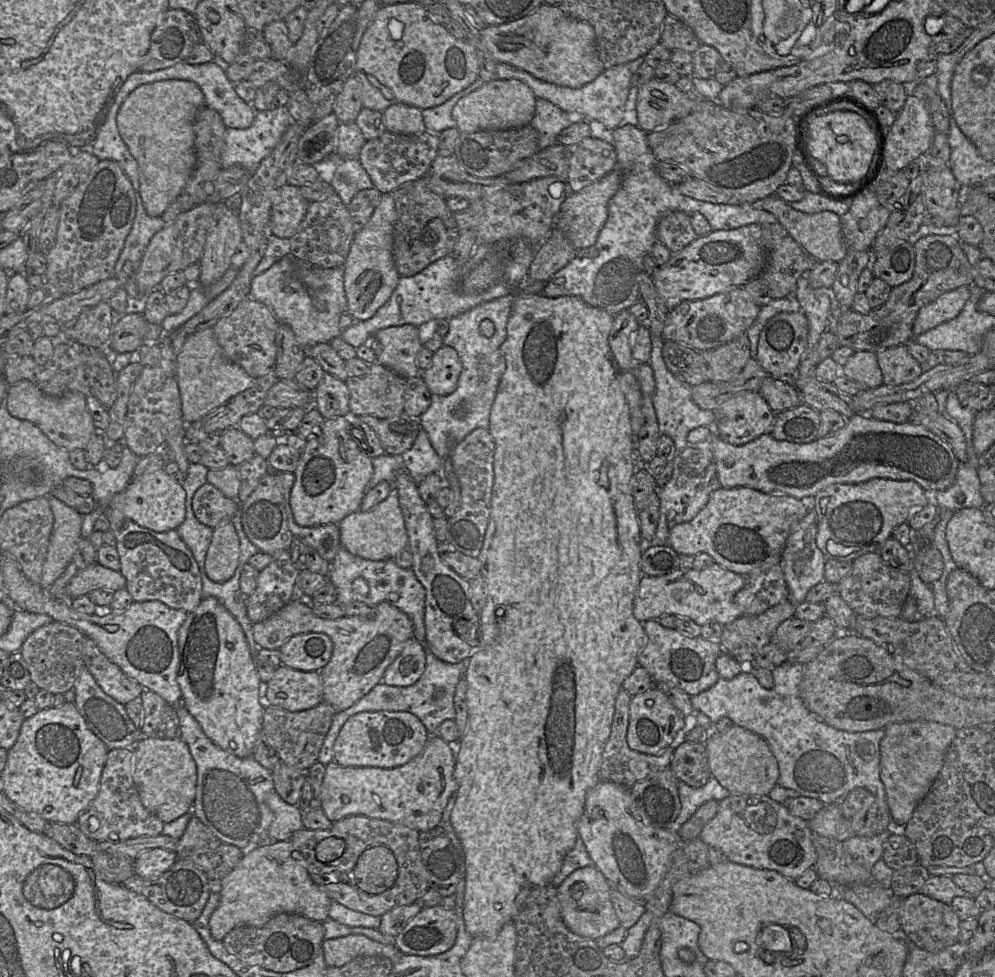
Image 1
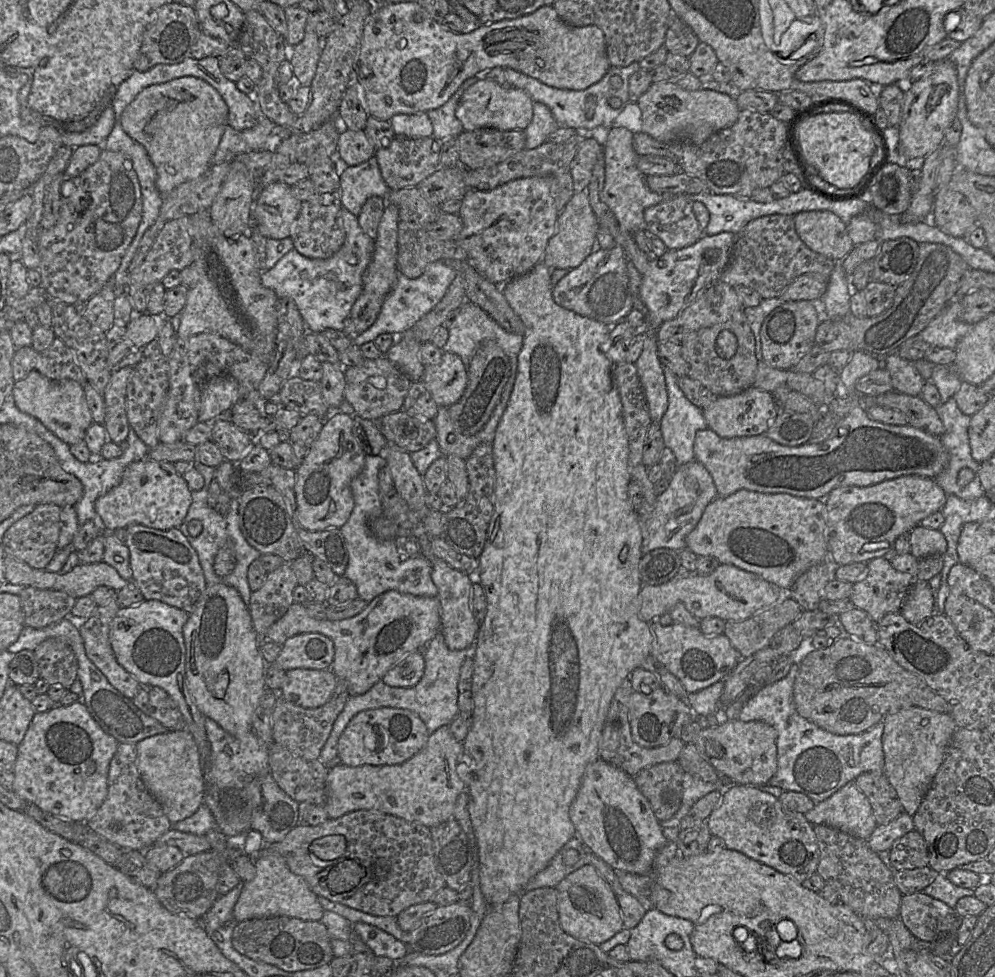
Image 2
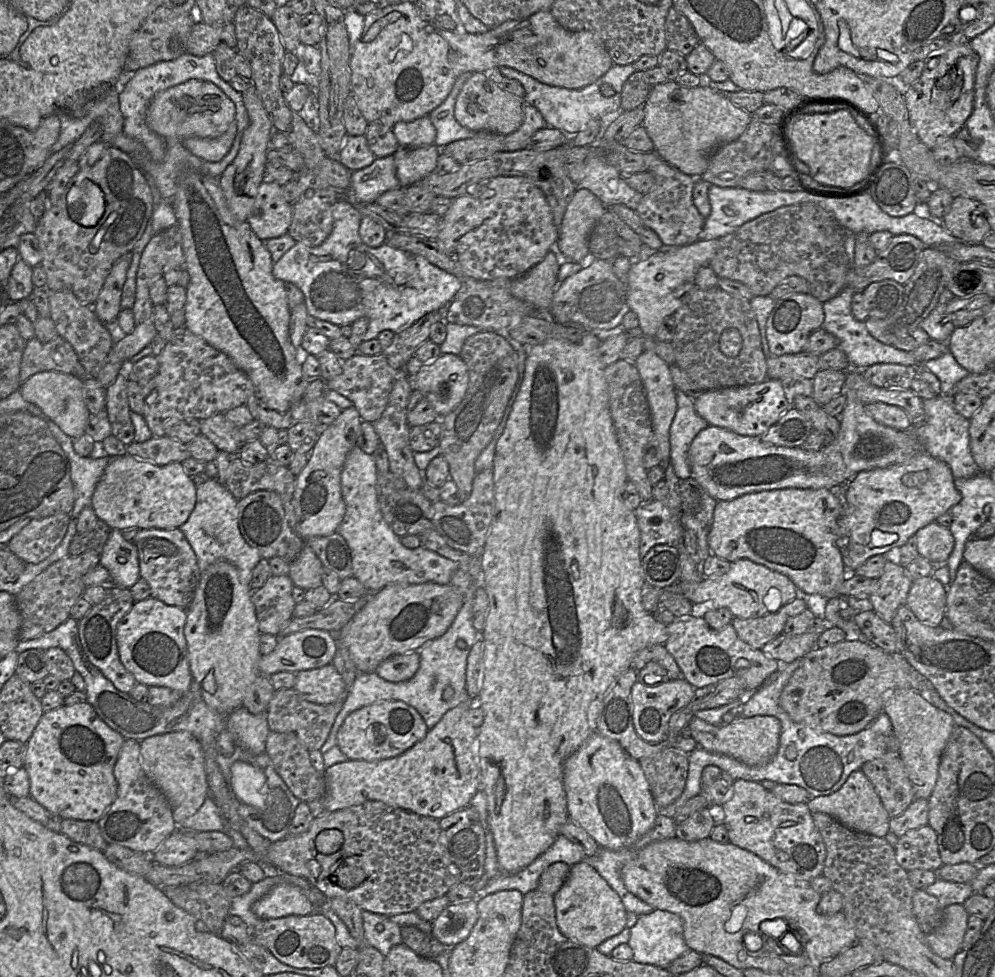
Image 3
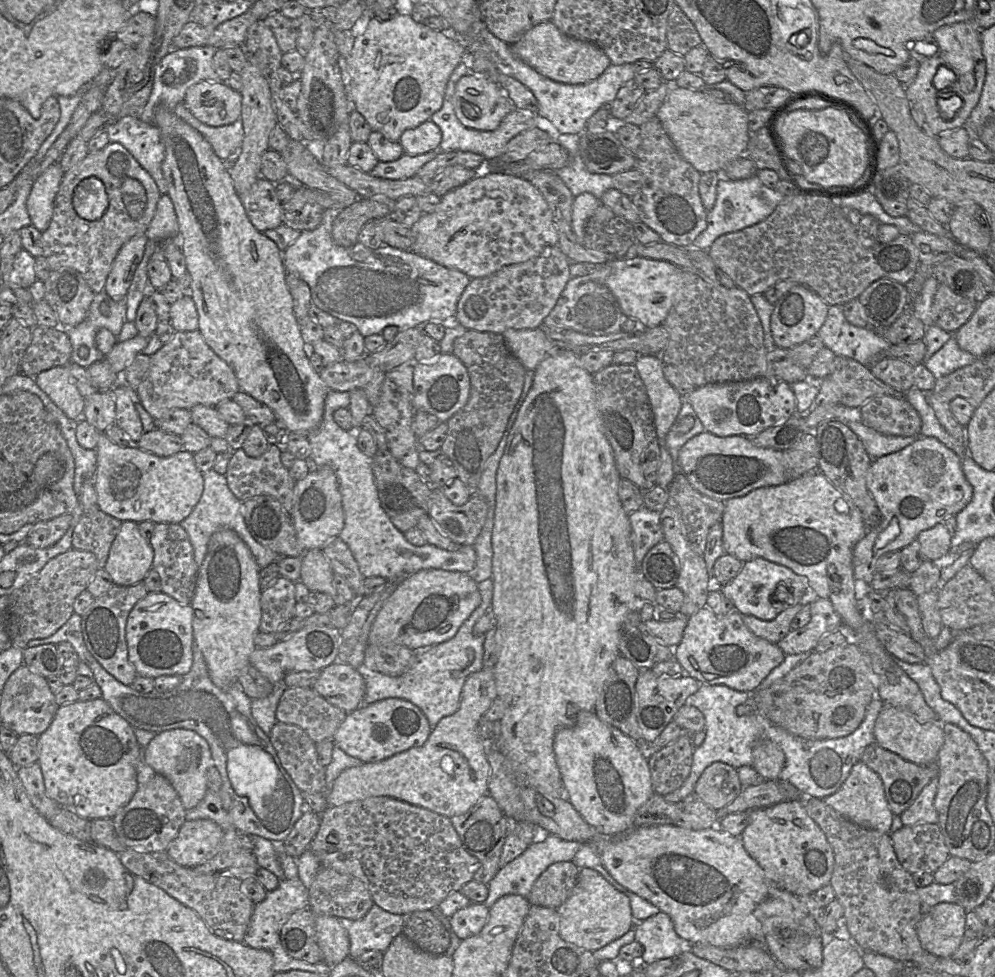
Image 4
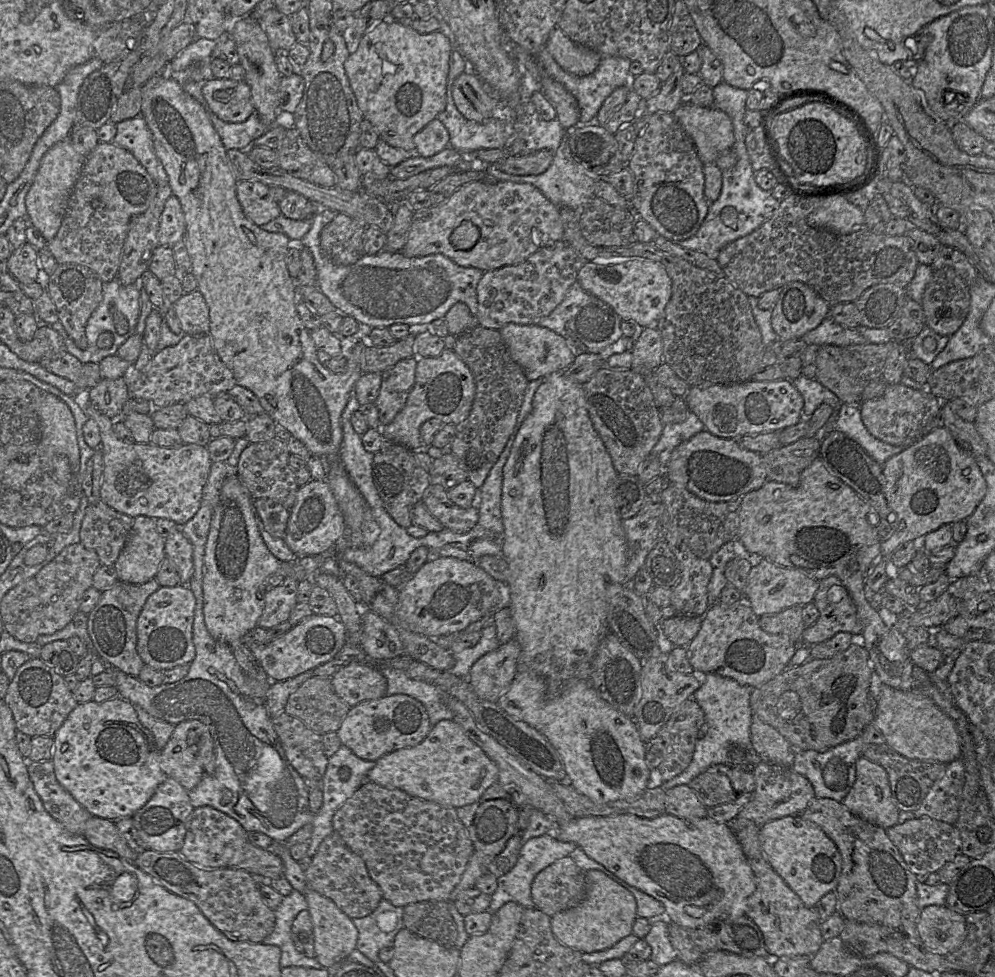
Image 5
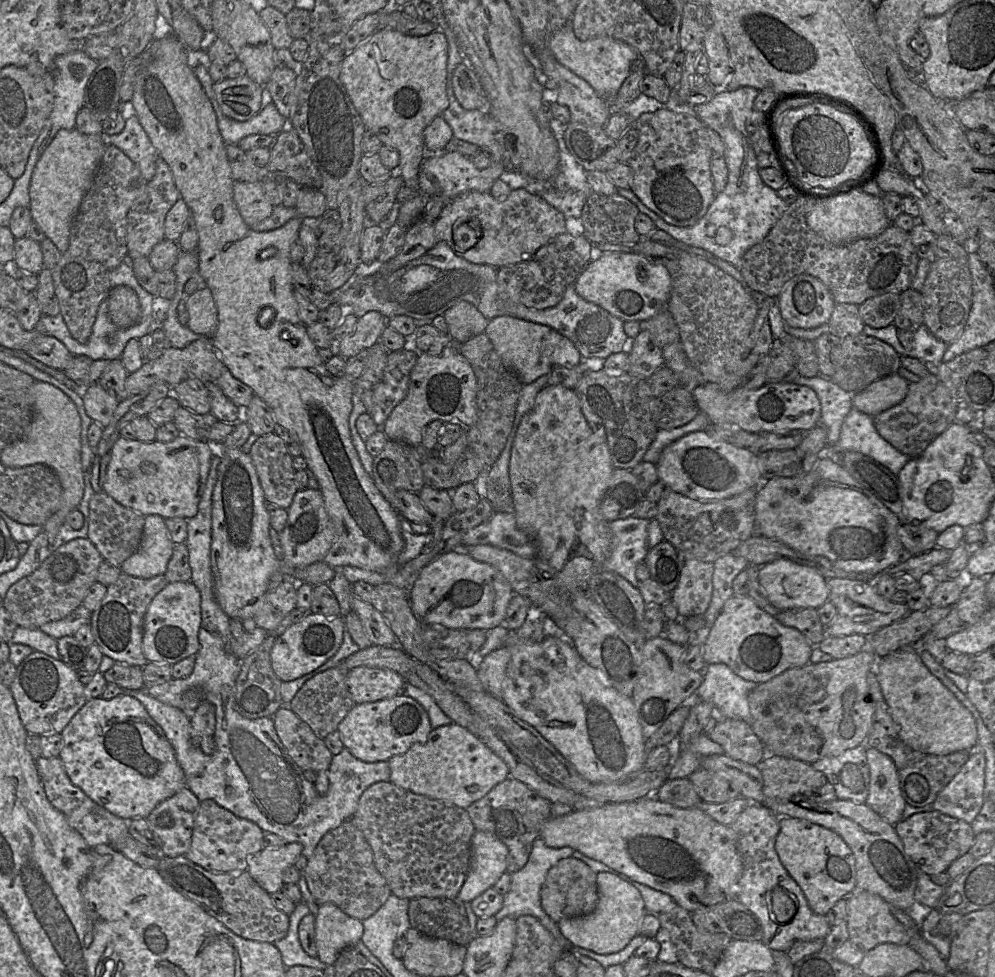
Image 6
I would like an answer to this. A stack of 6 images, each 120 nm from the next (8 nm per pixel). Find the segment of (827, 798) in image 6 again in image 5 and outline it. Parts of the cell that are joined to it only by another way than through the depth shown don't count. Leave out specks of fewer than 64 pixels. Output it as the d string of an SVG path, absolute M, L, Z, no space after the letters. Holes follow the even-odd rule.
M760 760L753 770L755 789L752 798L736 817L746 818L759 826L788 815L802 813L815 798L811 782L803 775L795 772L792 767Z

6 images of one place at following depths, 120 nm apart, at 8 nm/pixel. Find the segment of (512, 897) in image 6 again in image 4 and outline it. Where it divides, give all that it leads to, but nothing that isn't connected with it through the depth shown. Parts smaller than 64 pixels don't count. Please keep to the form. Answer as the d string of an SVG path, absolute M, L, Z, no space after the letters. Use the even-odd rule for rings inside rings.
M550 833L544 834L531 843L522 854L500 868L487 884L489 893L484 905L489 909L500 897L509 894L527 898L535 881L550 865L561 861L572 861L580 846L579 842L567 841Z

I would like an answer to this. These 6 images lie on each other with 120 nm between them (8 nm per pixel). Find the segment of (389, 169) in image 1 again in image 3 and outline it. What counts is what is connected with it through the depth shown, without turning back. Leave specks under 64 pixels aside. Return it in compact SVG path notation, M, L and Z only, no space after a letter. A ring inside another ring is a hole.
M434 143L419 147L399 146L394 152L396 176L401 187L418 183L435 172L440 148Z

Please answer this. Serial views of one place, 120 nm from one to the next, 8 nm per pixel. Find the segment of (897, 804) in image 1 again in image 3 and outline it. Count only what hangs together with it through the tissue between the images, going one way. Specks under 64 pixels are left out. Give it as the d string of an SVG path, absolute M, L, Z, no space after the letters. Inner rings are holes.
M900 688L890 692L884 702L900 755L913 784L915 799L928 799L938 779L939 764L955 723L950 714L926 701L913 689Z

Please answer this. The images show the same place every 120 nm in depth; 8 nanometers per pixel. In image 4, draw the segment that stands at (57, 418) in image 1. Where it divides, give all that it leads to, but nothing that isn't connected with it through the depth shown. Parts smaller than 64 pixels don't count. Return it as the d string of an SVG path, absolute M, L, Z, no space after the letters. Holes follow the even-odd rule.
M67 366L41 372L35 377L35 382L68 418L78 423L84 420L85 398L80 394Z

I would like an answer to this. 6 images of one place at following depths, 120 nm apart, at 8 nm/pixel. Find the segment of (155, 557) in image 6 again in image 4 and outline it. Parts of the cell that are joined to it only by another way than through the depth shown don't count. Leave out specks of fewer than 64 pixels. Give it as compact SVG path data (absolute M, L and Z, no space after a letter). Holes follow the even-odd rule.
M124 521L111 545L109 556L103 569L109 573L115 585L131 586L144 580L147 573L152 569L153 558L153 548L149 540L141 535L138 523Z

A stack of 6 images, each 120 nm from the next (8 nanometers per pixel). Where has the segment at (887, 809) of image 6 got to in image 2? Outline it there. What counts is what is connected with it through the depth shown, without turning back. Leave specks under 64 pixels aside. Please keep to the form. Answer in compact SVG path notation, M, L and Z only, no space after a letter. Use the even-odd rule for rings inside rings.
M854 781L844 785L826 800L816 803L804 815L813 825L828 825L866 840L878 826L869 800Z

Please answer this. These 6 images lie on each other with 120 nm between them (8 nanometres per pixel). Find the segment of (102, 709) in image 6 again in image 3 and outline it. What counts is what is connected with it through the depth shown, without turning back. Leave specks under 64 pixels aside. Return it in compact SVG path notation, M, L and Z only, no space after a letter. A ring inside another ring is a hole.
M86 701L44 711L26 742L23 767L30 779L30 797L62 819L98 821L116 798L114 766L124 741L123 736L102 721L93 706Z

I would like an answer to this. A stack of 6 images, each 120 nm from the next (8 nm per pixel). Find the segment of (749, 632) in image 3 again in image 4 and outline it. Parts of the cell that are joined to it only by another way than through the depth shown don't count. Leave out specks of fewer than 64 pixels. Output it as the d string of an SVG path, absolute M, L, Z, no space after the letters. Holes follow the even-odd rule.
M801 603L794 604L784 609L772 620L761 620L752 615L742 615L742 619L754 635L771 643L778 643L791 631L791 622L796 614L802 610L802 607Z

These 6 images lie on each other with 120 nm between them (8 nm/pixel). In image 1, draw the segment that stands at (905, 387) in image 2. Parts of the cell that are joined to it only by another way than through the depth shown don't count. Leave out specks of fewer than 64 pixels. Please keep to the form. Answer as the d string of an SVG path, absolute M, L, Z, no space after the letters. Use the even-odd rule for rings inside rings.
M907 344L894 346L876 353L886 386L909 383L923 373L923 367L910 354Z

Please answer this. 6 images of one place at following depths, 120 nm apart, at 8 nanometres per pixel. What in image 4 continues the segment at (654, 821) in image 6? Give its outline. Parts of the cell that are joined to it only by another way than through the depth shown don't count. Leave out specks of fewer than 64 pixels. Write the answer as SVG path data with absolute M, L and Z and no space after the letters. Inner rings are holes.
M675 824L664 825L642 825L633 827L628 831L612 836L597 835L592 839L595 842L595 849L601 862L609 874L629 891L649 901L660 911L667 913L673 921L674 929L680 936L685 945L690 946L693 943L708 943L717 947L736 947L742 943L757 940L764 945L764 931L762 922L755 916L757 906L769 897L772 893L772 887L779 887L774 881L767 877L763 868L758 862L745 850L740 837L733 836L728 832L722 831L717 827L711 827L702 830L691 830L679 827Z

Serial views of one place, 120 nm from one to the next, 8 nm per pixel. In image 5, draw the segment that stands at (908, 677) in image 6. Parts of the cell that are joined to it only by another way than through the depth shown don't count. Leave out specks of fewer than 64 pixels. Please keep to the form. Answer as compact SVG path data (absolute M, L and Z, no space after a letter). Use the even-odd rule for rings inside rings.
M872 667L871 696L877 701L875 724L889 746L900 755L945 764L961 757L961 737L954 721L923 692L900 690L885 685Z

